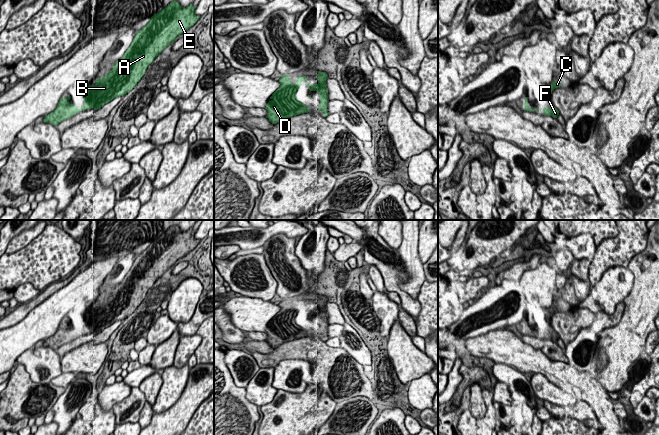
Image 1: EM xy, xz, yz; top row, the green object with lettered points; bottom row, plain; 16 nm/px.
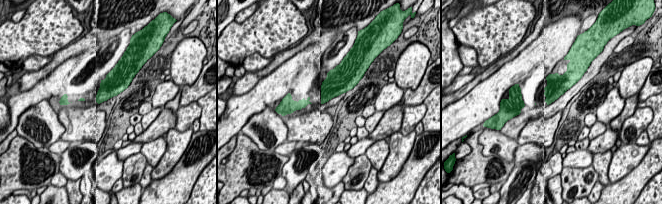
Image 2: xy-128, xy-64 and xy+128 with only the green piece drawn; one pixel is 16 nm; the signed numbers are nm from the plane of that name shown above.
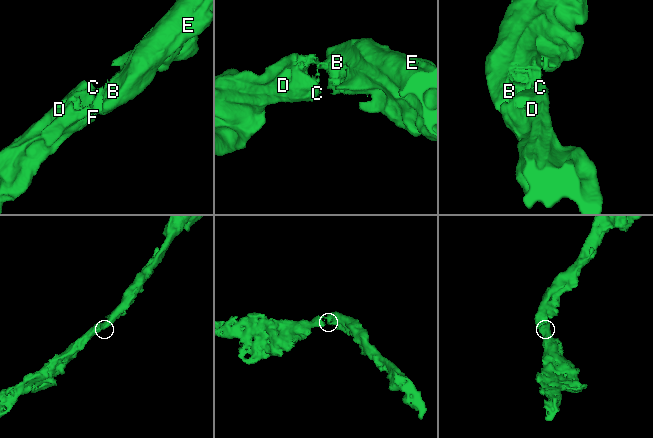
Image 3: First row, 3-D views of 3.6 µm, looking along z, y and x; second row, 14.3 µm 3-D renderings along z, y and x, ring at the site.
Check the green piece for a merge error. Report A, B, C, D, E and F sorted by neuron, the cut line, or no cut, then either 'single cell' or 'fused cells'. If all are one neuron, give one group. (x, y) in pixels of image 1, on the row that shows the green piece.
A B C D E F; no cut; single cell

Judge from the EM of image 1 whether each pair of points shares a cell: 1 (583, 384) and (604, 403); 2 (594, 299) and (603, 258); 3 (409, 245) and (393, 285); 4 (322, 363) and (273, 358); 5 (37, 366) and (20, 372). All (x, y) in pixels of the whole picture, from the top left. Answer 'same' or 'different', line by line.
1: same
2: different
3: different
4: same
5: different

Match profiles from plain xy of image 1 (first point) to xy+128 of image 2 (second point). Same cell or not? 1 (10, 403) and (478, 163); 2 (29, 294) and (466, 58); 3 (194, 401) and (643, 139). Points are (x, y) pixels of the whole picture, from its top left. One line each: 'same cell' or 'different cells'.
1: same cell
2: same cell
3: different cells

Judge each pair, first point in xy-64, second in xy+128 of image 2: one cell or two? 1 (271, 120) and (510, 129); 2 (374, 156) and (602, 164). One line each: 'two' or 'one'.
1: two
2: one

